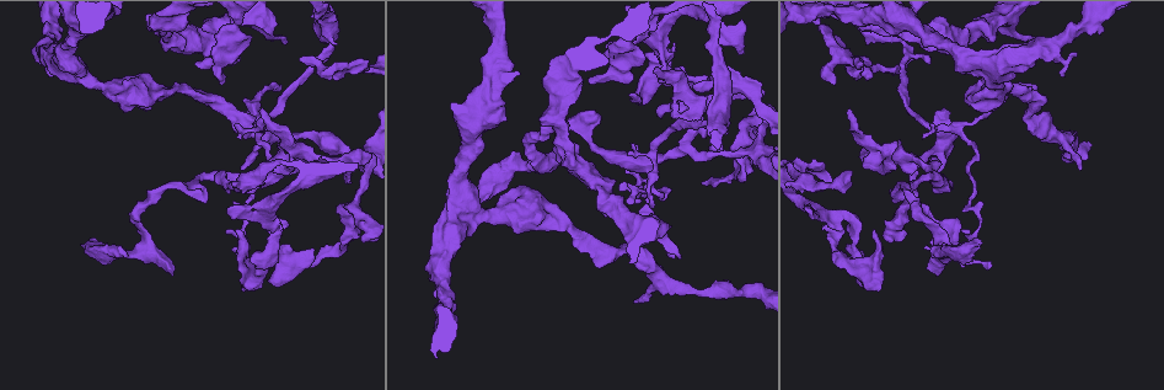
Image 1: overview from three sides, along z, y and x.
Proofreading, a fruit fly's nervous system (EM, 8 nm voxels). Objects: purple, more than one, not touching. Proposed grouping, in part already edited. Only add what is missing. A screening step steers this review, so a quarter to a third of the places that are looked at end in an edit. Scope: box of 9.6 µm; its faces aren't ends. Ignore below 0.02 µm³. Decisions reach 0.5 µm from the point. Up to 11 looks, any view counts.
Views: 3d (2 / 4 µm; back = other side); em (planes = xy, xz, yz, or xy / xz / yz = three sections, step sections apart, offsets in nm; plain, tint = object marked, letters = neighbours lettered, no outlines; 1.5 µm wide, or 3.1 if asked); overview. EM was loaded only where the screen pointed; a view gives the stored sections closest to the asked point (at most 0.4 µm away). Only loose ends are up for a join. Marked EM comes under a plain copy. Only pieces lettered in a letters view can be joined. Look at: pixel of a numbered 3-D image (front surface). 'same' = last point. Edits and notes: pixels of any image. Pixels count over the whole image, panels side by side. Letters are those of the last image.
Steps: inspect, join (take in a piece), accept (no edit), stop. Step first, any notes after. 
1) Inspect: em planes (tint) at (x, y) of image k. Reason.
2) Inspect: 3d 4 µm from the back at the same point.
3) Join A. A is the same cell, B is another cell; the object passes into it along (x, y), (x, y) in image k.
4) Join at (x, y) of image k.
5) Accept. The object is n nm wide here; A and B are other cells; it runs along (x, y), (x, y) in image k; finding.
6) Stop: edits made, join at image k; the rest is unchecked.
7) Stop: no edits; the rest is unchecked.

Inspect: 3d 4 µm at (850, 110) of image 1.

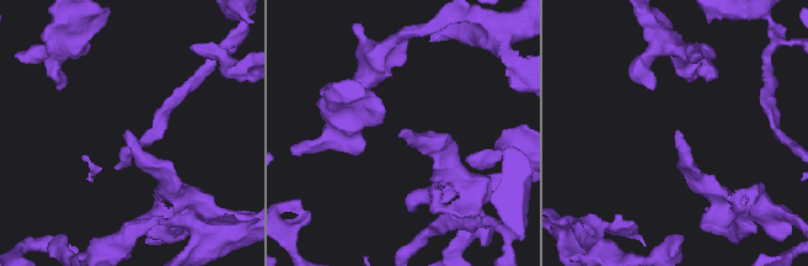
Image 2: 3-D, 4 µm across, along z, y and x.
Inspect: em planes (letters) at (675, 131) of image 2.

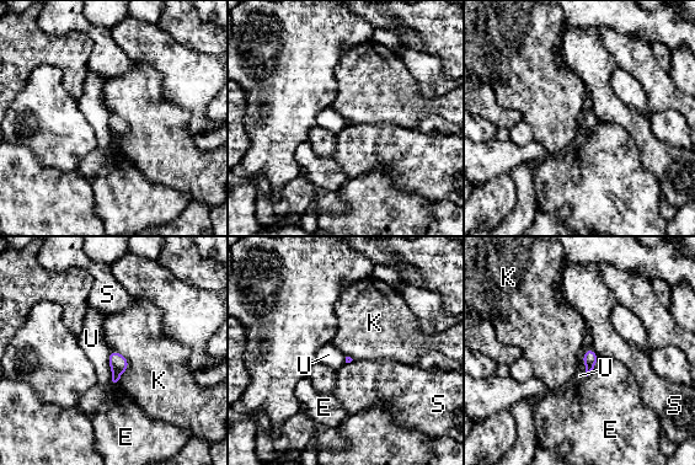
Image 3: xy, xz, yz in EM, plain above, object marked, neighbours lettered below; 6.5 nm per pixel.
Accept. E, K, S and U are other cells; a border runs along (111, 348), (128, 362), (116, 383) in image 3; no lettered piece goes on from it.

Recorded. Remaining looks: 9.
Inspect: em planes (letters) at (859, 59) of image 1.

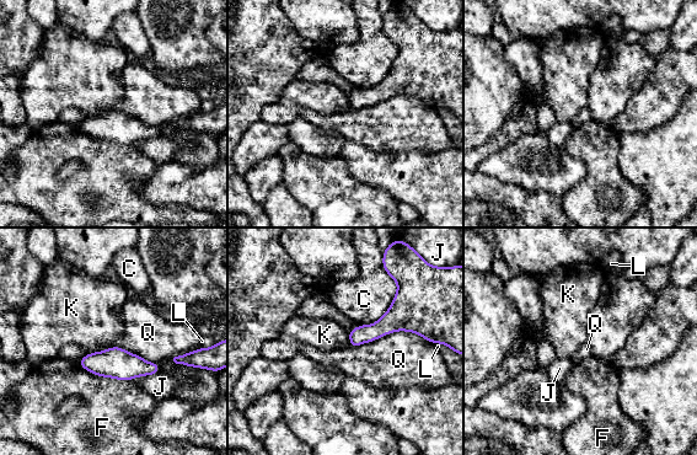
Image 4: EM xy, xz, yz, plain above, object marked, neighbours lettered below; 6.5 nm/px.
Accept. C, F, J, K, L and Q are other cells; a border runs along (113, 344), (85, 354) in image 4; none of them fits.

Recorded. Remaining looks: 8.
Inspect: 3d 4 µm at (987, 269) of image 1.

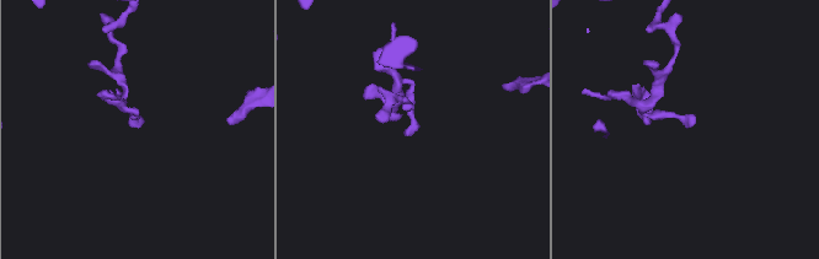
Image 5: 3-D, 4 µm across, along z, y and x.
Inspect: em planes (letters) at (408, 132) of image 5.

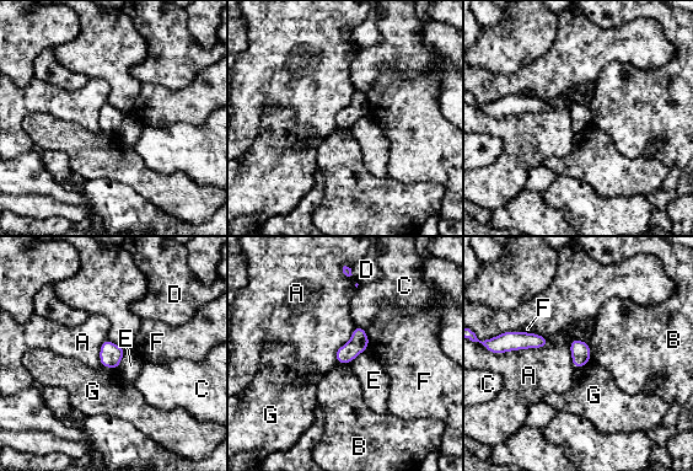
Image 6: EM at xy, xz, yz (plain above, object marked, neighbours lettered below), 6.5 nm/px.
Accept. A, B, C, D, E, F and G are other cells; a border runs along (127, 349), (118, 369) in image 6; none of them fits.

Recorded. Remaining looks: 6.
Inspect: 3d 2 µm at (674, 256) of image 1. Branch stops here.

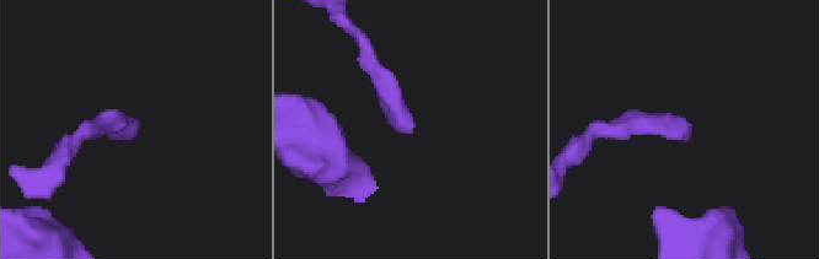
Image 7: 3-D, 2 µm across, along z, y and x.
Inspect: em planes (letters) at (133, 128) of image 7.

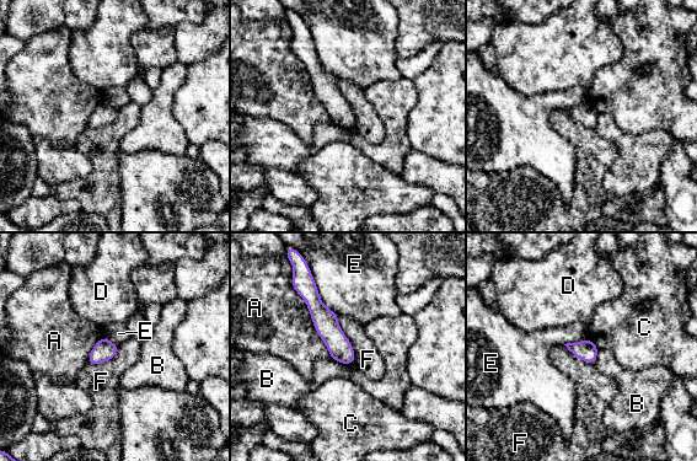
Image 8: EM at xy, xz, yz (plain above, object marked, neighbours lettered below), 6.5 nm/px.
Accept. A, B, C, D, E and F are other cells; a border runs along (338, 316), (353, 364) in image 8; no lettered piece goes on from it.

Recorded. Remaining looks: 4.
Stop: no edits; the rest is unchecked.

